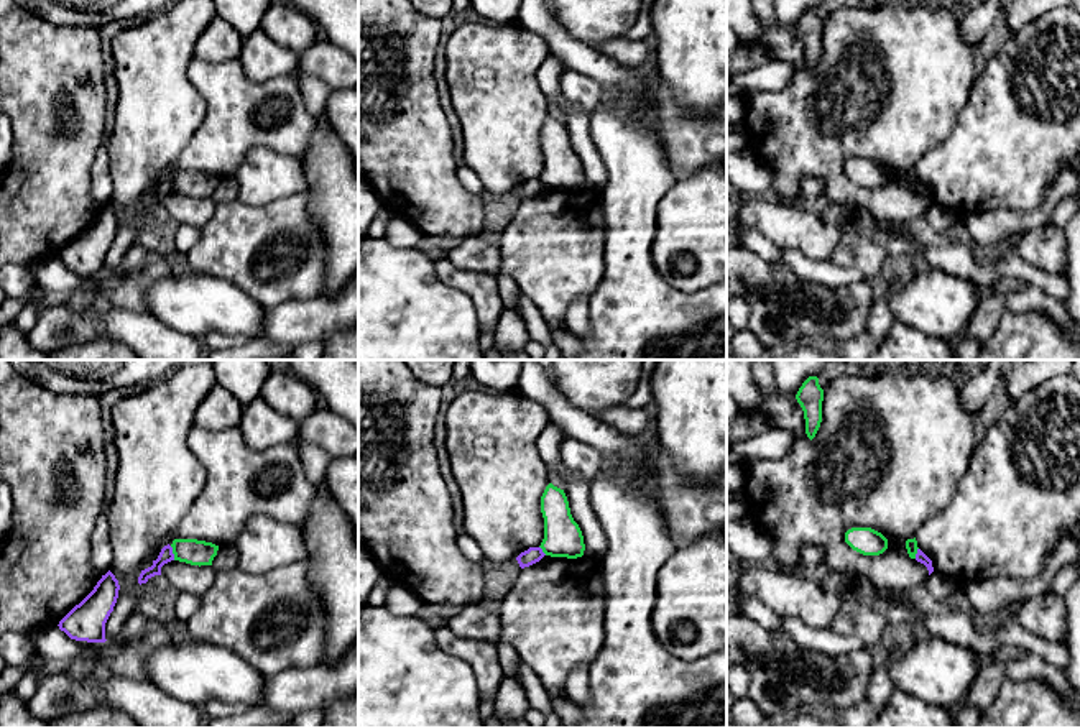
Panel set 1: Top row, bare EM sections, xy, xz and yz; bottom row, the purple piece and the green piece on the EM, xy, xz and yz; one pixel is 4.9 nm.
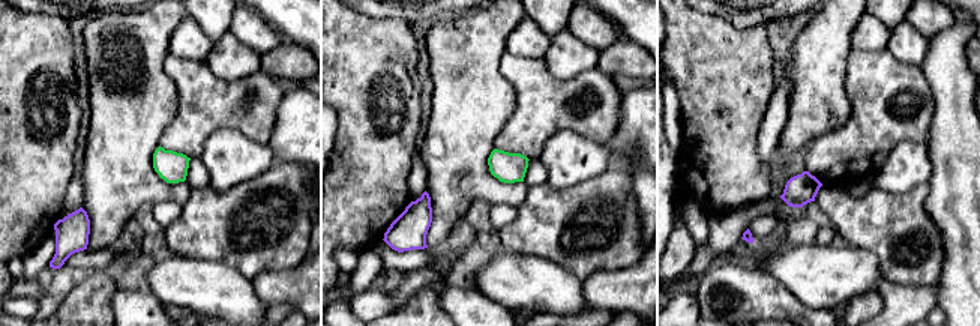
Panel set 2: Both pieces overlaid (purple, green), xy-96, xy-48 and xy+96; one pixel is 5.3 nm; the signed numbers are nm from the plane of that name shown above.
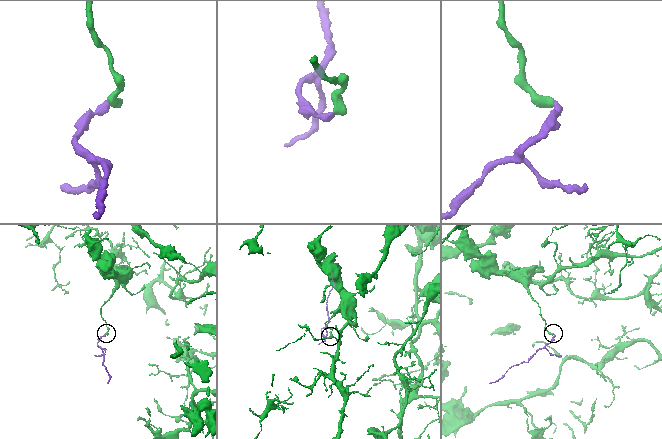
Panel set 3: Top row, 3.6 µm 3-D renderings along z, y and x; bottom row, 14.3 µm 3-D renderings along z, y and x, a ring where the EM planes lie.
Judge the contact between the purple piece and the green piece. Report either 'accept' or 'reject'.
reject

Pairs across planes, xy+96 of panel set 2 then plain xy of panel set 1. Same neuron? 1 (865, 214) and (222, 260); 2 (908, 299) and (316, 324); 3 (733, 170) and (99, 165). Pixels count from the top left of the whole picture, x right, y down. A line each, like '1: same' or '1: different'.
1: same
2: same
3: different

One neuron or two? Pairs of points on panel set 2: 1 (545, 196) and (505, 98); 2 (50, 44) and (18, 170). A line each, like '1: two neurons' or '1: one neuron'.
1: two neurons
2: one neuron

